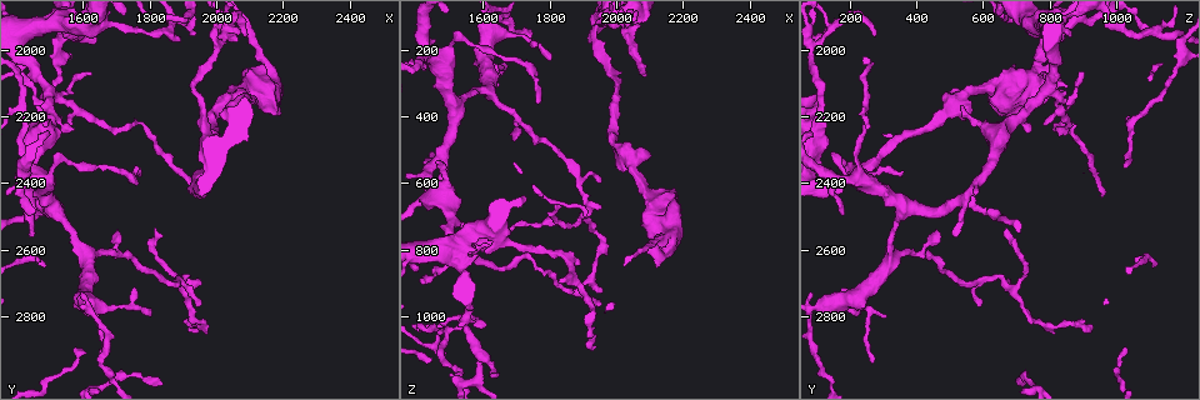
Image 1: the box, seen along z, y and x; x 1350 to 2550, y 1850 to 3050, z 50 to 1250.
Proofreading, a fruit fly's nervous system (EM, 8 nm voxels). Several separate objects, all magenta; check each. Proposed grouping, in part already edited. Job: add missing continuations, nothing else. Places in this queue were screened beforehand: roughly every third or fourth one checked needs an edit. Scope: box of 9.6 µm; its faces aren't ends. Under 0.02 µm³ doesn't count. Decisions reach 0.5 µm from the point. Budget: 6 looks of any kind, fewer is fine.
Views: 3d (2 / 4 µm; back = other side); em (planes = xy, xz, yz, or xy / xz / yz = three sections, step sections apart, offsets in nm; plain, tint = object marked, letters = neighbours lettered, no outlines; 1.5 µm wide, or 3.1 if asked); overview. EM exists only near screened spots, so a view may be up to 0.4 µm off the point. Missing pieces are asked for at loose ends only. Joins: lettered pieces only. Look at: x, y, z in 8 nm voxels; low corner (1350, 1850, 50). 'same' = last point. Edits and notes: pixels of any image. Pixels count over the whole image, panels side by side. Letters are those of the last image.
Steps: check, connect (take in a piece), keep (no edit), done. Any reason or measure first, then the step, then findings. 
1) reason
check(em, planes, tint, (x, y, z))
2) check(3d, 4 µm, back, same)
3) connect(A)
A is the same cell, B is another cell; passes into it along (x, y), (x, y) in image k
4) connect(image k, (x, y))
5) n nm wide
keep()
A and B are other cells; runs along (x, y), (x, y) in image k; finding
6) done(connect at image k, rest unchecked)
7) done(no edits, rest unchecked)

tapers out
check(em, planes, tint, (1930, 1960, 1090))

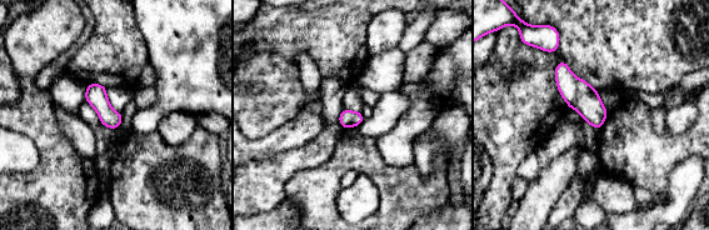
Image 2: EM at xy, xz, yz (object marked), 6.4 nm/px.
check(em, planes, letters, same)

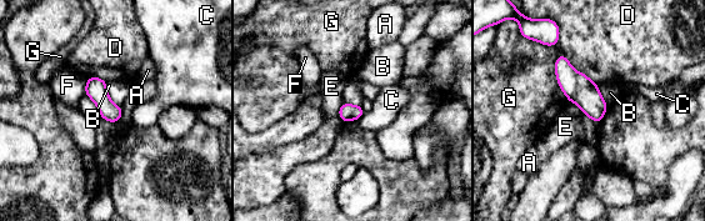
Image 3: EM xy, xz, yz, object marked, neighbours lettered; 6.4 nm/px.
keep()
A, B, C, D, E, F and G are other cells; border along (105, 83), (109, 99), (120, 106) in image 3; no lettered piece goes on from it

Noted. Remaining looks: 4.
tapers out
check(3d, 4 µm, (2080, 1960, 280))

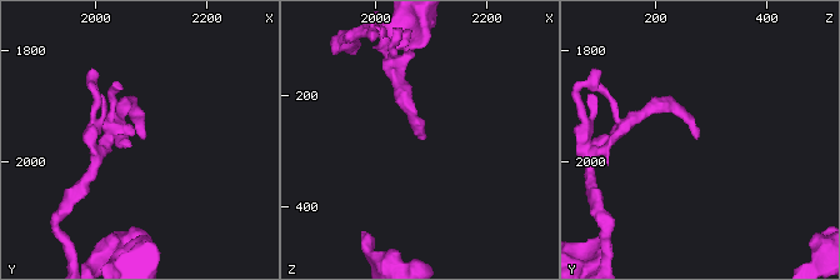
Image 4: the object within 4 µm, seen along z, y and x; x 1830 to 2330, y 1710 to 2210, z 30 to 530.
check(em, yz, step 8, letters, (2085, 1950, 275))

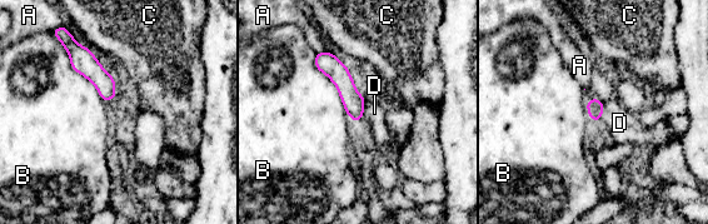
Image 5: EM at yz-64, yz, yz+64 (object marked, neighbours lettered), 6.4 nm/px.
another direction
check(em, planes, letters, same)

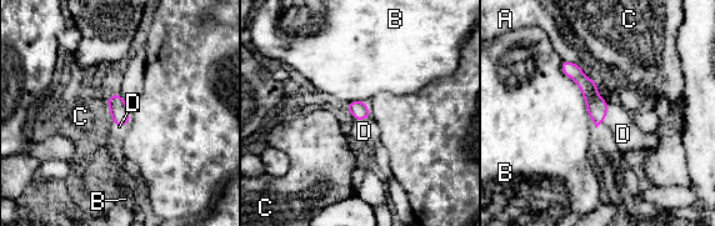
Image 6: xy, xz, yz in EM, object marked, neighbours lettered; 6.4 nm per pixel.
connect(D)
D is the same cell, A, B and C are other cells; it goes on there

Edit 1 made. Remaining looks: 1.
done(connect at image 6, rest unchecked)

